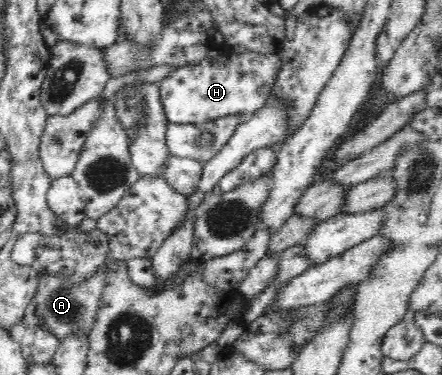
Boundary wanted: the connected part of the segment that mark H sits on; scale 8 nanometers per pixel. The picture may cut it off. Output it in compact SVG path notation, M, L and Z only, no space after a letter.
M224 44L222 53L218 57L202 59L198 63L175 68L162 79L159 92L167 121L178 124L204 125L224 116L239 115L246 112L254 114L271 102L273 85L280 68L281 55L279 55L279 51L268 55L260 55L253 51L250 53L232 53L229 47Z

